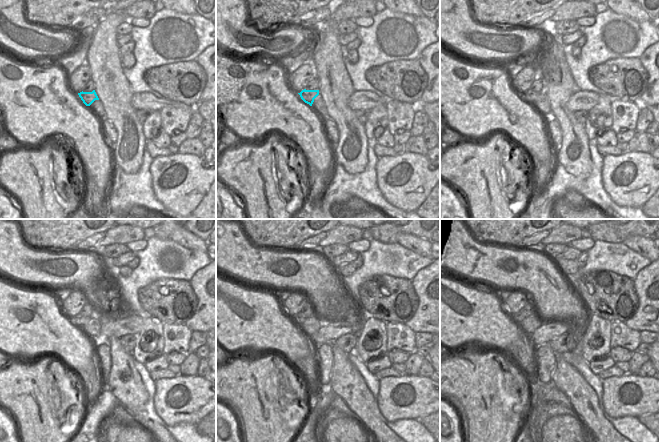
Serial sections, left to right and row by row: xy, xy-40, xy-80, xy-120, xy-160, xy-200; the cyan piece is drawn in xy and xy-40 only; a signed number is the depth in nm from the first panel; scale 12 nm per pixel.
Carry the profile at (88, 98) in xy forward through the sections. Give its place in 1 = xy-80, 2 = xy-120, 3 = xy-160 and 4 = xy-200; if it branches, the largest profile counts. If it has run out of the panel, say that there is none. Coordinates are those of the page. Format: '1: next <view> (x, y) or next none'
1: next xy-80 (530, 96)
2: next xy-120 (80, 319)
3: next xy-160 (299, 318)
4: next xy-200 (527, 311)

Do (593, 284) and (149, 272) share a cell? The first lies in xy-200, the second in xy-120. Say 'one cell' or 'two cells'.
two cells

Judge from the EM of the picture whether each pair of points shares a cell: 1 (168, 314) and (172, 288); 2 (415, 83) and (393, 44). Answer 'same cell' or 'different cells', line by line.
1: same cell
2: different cells

